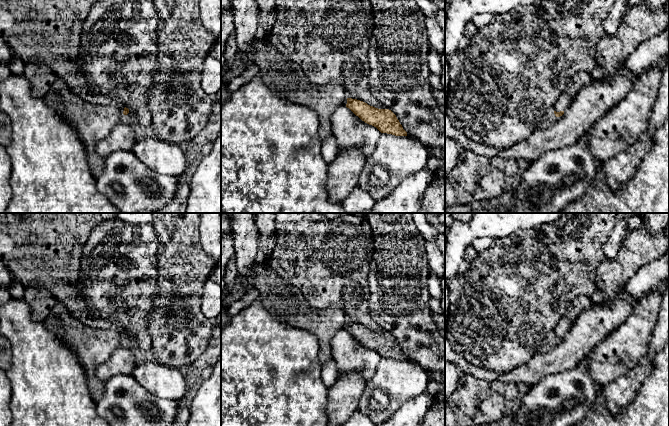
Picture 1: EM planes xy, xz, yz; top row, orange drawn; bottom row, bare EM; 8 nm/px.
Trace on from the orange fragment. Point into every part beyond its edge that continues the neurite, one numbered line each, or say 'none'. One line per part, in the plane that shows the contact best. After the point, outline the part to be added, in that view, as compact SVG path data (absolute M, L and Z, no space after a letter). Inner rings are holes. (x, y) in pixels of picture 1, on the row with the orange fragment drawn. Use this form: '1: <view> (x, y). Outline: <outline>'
1: yz (580, 79). Outline: M578 72L569 81L567 88L561 93L554 105L554 111L560 112L567 109L580 89L591 83L592 77L589 72Z

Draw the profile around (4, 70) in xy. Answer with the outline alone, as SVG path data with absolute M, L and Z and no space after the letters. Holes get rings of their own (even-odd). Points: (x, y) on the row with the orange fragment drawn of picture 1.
M0 63L0 82L4 81L11 75L11 72L6 63Z

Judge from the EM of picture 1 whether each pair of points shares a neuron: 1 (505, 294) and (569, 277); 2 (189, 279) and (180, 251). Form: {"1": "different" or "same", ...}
{"1": "same", "2": "same"}

